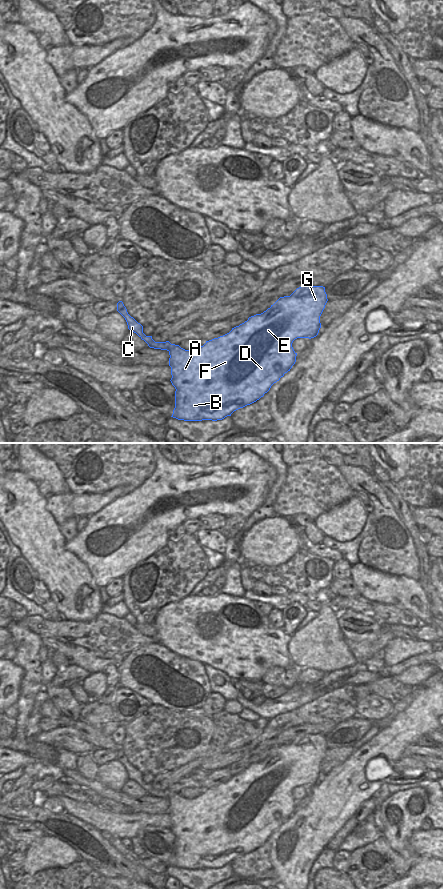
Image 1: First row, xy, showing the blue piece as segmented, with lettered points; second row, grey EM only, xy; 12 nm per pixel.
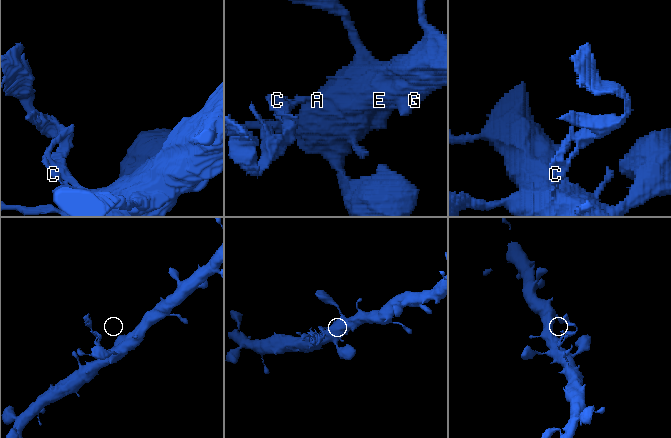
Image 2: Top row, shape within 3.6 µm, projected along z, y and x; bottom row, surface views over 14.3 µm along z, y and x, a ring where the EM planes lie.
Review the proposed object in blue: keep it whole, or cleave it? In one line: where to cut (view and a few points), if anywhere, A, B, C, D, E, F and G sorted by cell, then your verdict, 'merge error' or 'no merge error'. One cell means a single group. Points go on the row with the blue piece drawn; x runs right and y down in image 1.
cut in xy along (171, 344), (168, 350); A B D E F G / C; merge error

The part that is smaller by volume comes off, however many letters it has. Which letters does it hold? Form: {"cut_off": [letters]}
{"cut_off": ["C"]}

